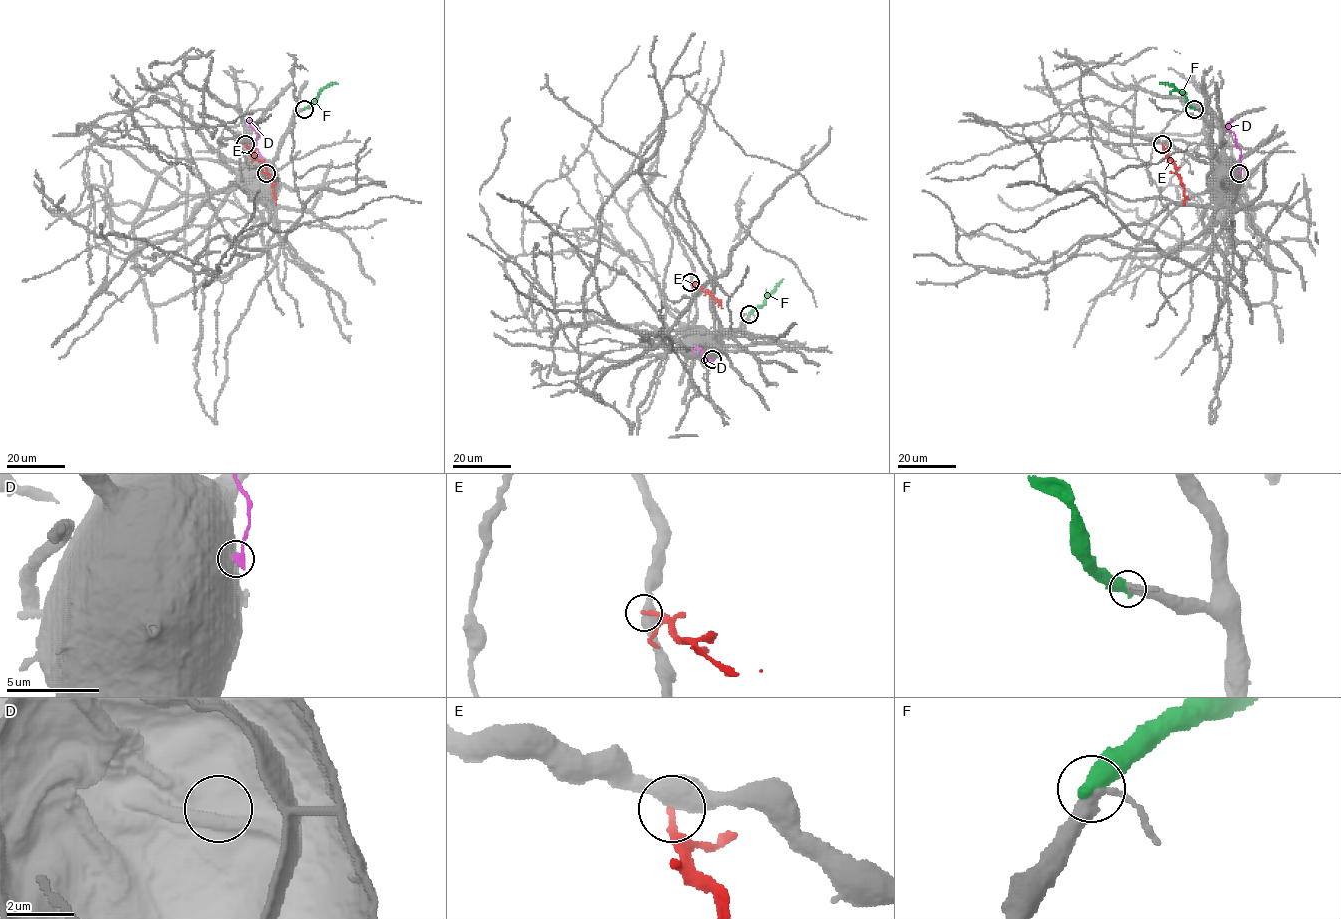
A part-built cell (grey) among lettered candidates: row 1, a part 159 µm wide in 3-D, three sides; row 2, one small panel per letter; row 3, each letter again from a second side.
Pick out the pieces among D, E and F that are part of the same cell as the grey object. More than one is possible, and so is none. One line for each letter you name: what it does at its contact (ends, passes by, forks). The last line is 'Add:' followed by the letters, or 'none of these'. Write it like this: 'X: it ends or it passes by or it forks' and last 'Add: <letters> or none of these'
F: it ends
Add: F

